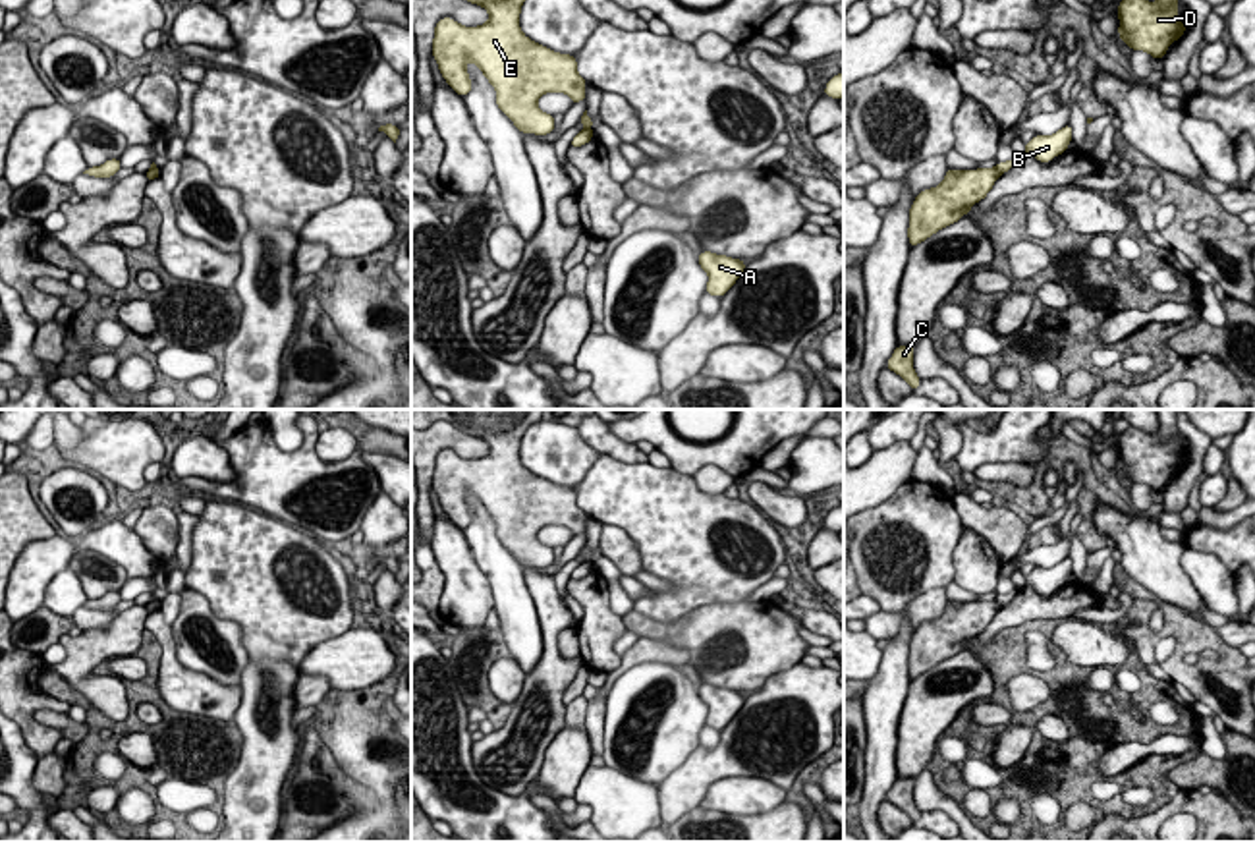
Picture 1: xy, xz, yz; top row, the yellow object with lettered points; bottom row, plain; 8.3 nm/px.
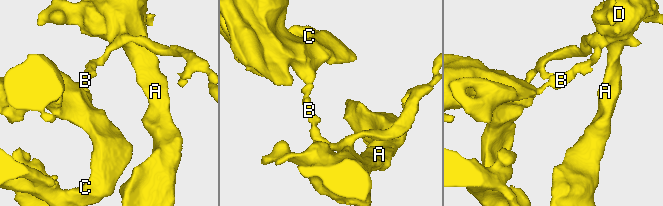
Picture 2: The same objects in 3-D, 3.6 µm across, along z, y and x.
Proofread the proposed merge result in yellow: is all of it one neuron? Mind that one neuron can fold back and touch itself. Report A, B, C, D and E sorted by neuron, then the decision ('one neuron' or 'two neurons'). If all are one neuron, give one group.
A B D / C E | two neurons

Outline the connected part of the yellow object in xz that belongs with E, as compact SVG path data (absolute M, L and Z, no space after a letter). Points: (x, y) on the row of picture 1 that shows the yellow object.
M467 0L488 12L488 21L465 27L452 17L442 17L434 25L432 58L446 83L465 97L473 83L465 70L471 60L496 91L498 108L514 122L521 133L548 135L556 124L554 116L543 112L537 100L546 93L564 93L573 104L585 100L587 81L577 73L577 60L570 54L554 52L523 35L519 14L525 0Z

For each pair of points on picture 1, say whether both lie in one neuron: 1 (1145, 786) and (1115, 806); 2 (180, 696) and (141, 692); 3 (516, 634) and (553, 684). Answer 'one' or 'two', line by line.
1: one
2: two
3: two

